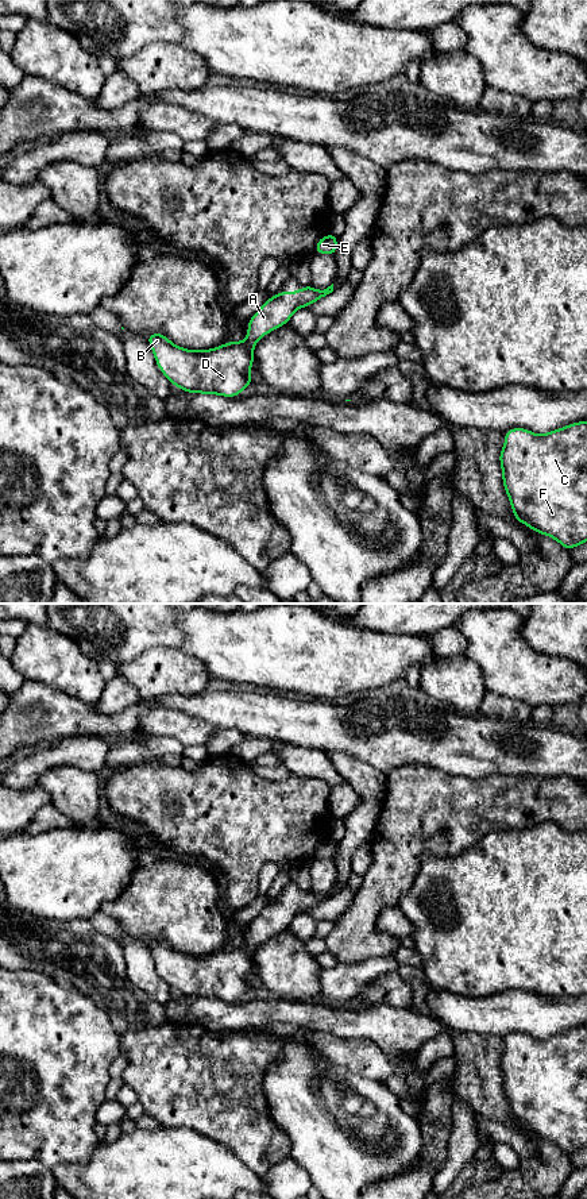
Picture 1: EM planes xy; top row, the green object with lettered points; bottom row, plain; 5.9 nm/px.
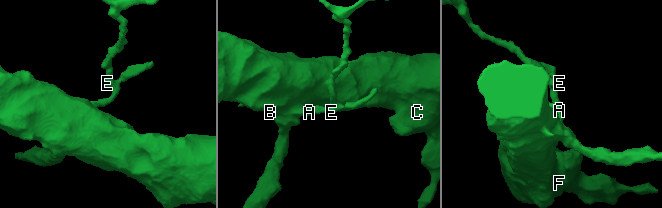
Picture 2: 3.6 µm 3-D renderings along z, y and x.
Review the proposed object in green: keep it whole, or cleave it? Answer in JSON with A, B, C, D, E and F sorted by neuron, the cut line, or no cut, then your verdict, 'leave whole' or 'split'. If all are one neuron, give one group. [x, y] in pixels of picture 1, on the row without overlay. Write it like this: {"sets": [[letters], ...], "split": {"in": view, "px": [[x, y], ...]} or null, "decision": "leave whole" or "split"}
{"sets": [["A", "B", "C", "D", "E", "F"]], "split": null, "decision": "leave whole"}

